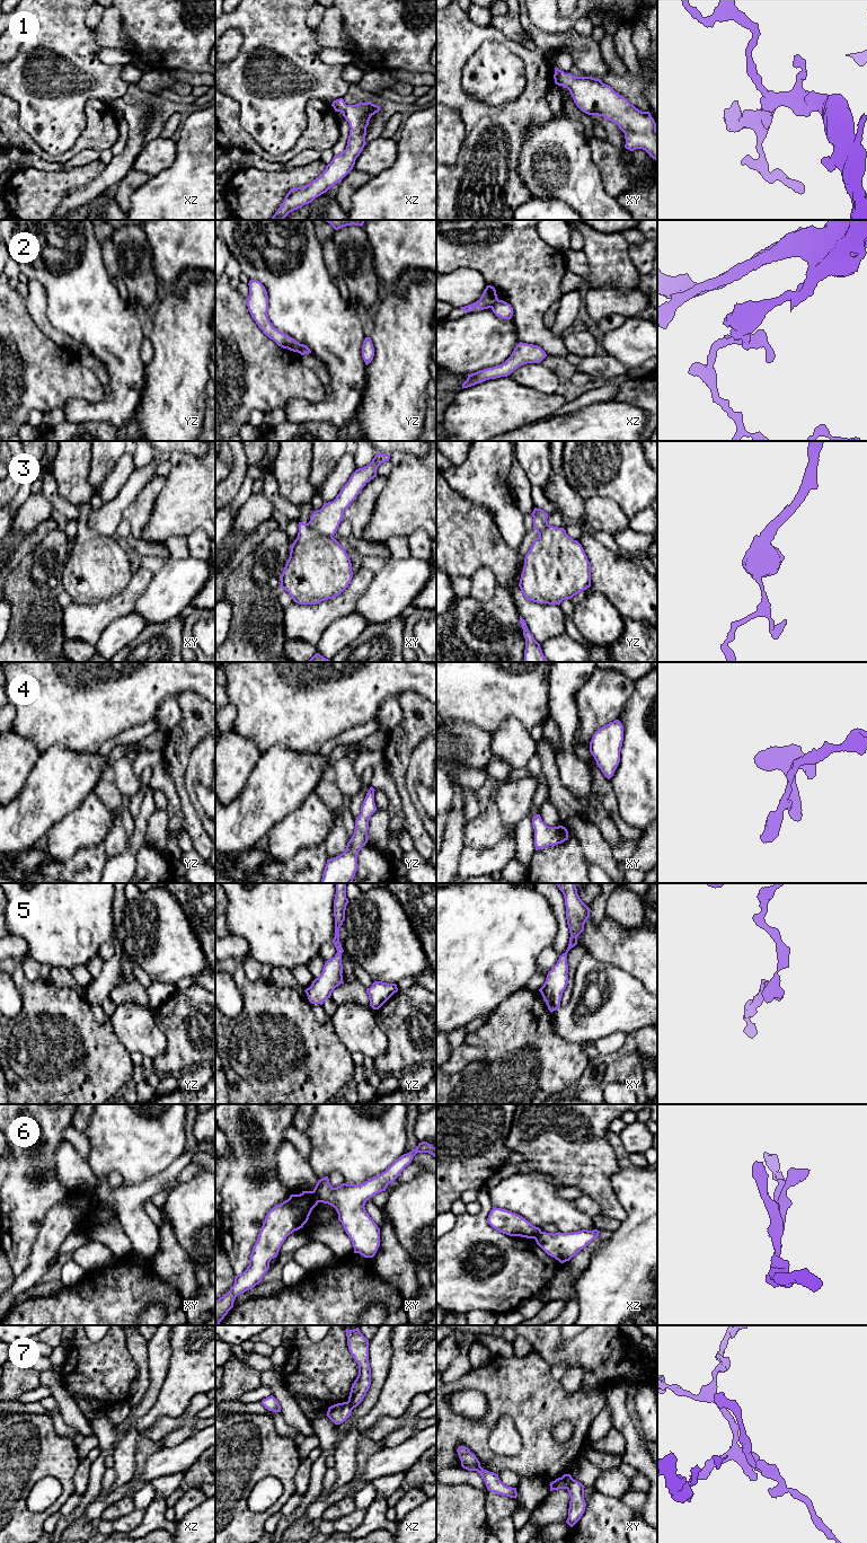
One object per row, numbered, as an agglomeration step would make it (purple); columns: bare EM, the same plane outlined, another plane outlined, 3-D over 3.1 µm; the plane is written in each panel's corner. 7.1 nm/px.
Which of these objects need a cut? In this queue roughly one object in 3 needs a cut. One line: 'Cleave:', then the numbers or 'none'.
Cleave: 2, 3, 6, 7

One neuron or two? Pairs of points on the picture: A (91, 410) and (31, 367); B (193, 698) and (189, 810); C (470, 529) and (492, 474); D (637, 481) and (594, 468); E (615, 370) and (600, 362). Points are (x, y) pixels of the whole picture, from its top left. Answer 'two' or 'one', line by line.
A: two
B: one
C: two
D: one
E: one

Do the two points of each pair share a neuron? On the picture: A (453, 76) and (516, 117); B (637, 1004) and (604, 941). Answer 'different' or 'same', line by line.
A: same
B: different

